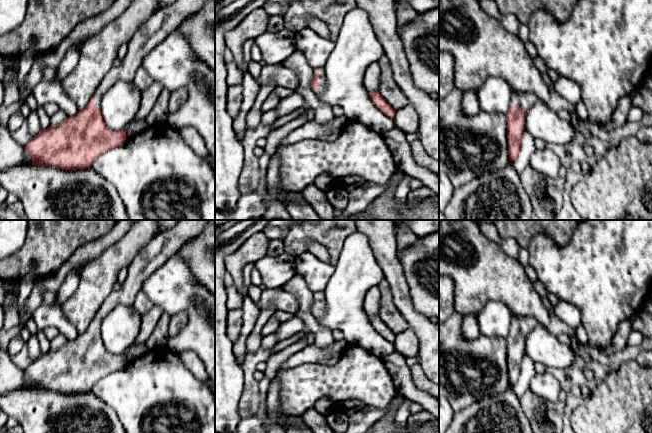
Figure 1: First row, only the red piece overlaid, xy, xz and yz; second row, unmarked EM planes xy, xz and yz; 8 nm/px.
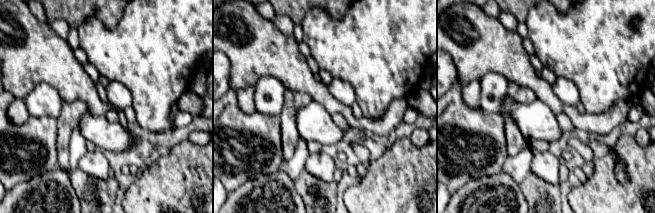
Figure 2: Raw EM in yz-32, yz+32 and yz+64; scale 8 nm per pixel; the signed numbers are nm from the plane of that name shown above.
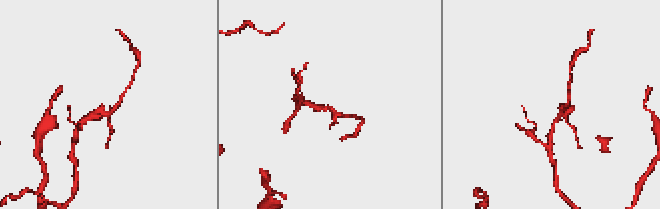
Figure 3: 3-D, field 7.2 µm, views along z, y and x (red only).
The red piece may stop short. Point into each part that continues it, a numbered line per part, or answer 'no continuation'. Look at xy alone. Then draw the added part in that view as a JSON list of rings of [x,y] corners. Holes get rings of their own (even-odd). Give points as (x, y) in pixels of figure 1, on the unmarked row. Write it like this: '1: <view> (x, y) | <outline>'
1: xy (165, 244) | [[[179,220],[173,227],[157,234],[128,266],[128,275],[118,290],[113,290],[96,313],[94,330],[101,332],[101,323],[117,305],[132,306],[142,284],[188,240],[204,231],[211,220]]]

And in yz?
1: yz (524, 324) | [[[511,317],[510,330],[519,330],[525,337],[536,325],[537,320],[533,317]]]

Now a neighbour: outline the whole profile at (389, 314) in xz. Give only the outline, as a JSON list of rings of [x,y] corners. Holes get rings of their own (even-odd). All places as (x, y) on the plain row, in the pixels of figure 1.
[[[383,279],[378,287],[381,293],[378,316],[395,335],[400,334],[408,329],[409,325],[394,304],[393,294],[387,280]]]

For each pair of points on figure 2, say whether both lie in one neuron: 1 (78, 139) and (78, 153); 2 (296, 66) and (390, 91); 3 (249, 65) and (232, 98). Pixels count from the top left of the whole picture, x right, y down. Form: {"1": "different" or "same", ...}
{"1": "same", "2": "different", "3": "different"}

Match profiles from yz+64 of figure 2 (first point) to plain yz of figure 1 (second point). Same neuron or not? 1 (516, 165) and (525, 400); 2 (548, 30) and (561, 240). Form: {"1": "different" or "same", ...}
{"1": "different", "2": "different"}

